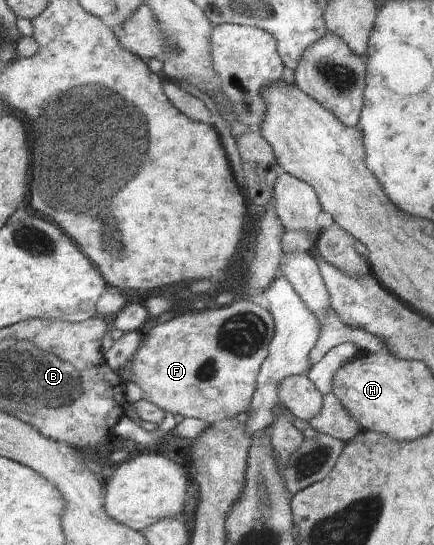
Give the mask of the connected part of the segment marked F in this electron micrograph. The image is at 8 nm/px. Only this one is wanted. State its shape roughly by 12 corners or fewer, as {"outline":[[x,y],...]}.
{"outline":[[250,300],[154,326],[132,381],[164,412],[249,410],[275,324]]}

